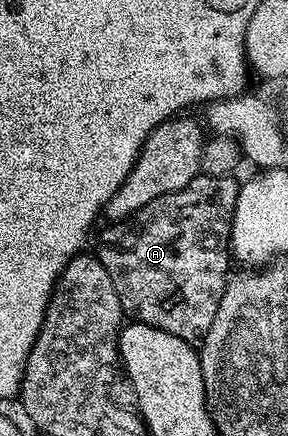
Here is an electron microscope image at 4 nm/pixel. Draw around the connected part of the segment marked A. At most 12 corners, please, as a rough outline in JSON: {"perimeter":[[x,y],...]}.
{"perimeter":[[238,181],[101,232],[121,311],[188,344],[227,287]]}

